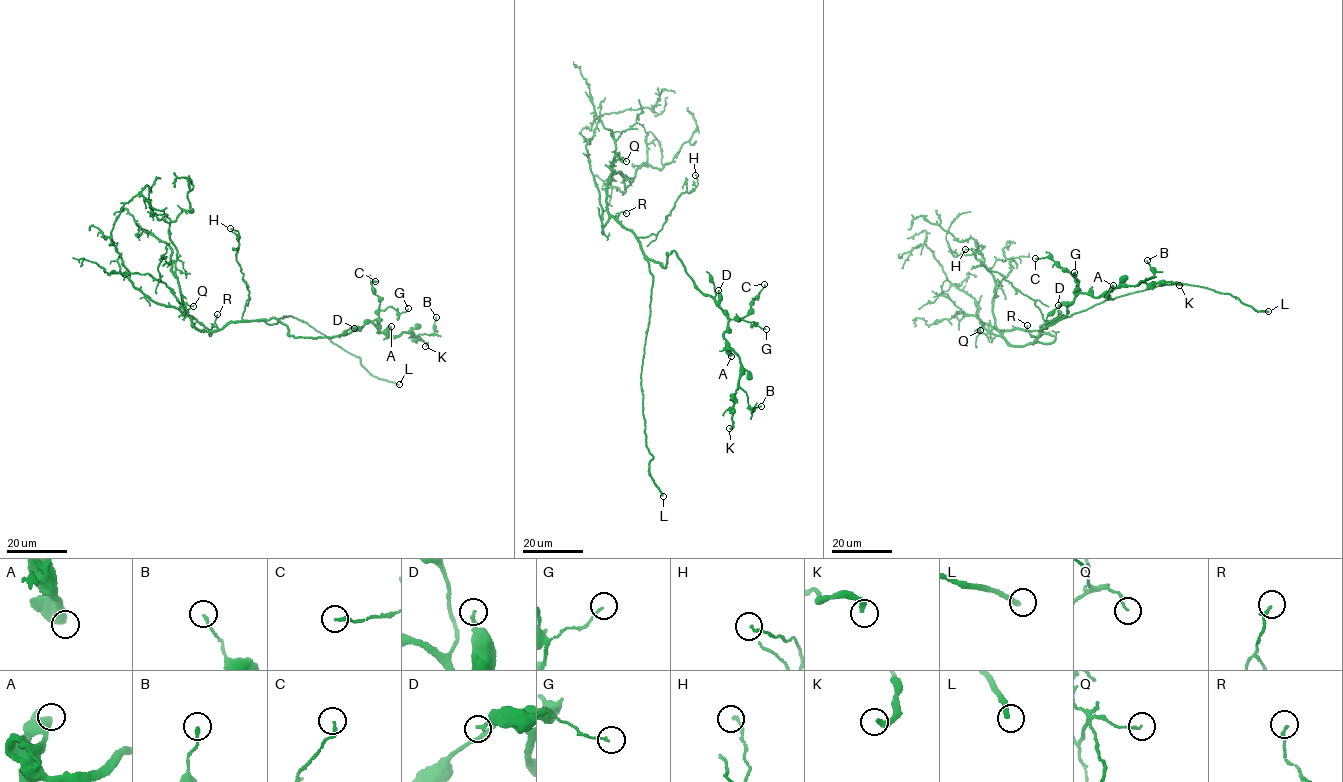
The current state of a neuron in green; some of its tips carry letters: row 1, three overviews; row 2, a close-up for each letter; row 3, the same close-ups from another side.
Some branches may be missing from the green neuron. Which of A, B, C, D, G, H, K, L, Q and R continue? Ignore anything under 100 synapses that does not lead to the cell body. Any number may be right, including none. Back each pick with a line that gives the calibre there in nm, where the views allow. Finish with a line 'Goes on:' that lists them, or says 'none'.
L: 280 nm thick
Goes on: L

